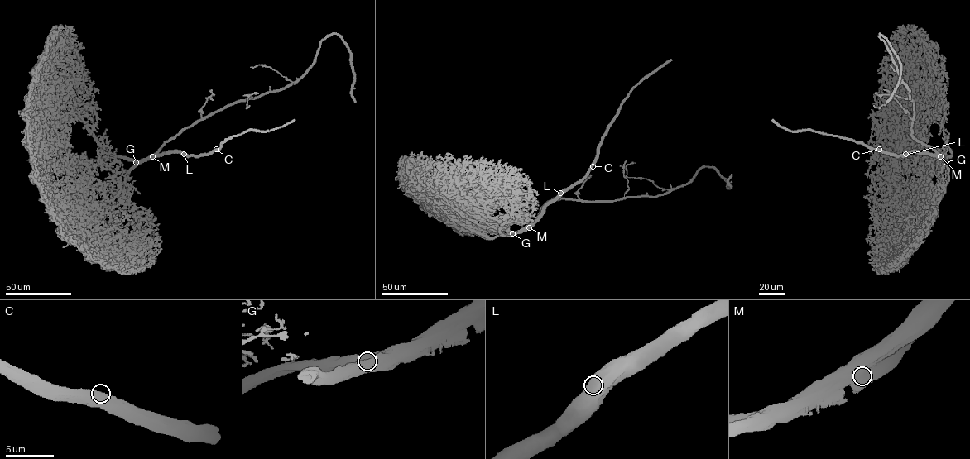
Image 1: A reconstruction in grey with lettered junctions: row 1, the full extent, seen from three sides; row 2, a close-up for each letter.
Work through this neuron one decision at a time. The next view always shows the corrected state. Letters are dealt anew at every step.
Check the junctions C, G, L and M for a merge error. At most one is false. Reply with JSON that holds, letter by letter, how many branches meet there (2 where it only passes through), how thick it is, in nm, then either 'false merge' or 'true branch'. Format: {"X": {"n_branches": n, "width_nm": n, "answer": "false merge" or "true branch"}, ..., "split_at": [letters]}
{"C": {"n_branches": 1, "width_nm": 1050, "answer": "true branch"}, "G": {"n_branches": 1, "width_nm": 1100, "answer": "true branch"}, "L": {"n_branches": 1, "width_nm": 950, "answer": "true branch"}, "M": {"n_branches": 1, "width_nm": 1050, "answer": "false merge"}, "split_at": ["M"]}

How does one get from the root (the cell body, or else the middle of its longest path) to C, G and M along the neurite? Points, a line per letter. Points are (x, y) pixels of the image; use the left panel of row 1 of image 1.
C: (187, 127), (168, 140), (157, 154), (207, 155), (216, 149)
G: (187, 127), (151, 156), (136, 162)
M: (187, 127), (168, 140), (151, 156)

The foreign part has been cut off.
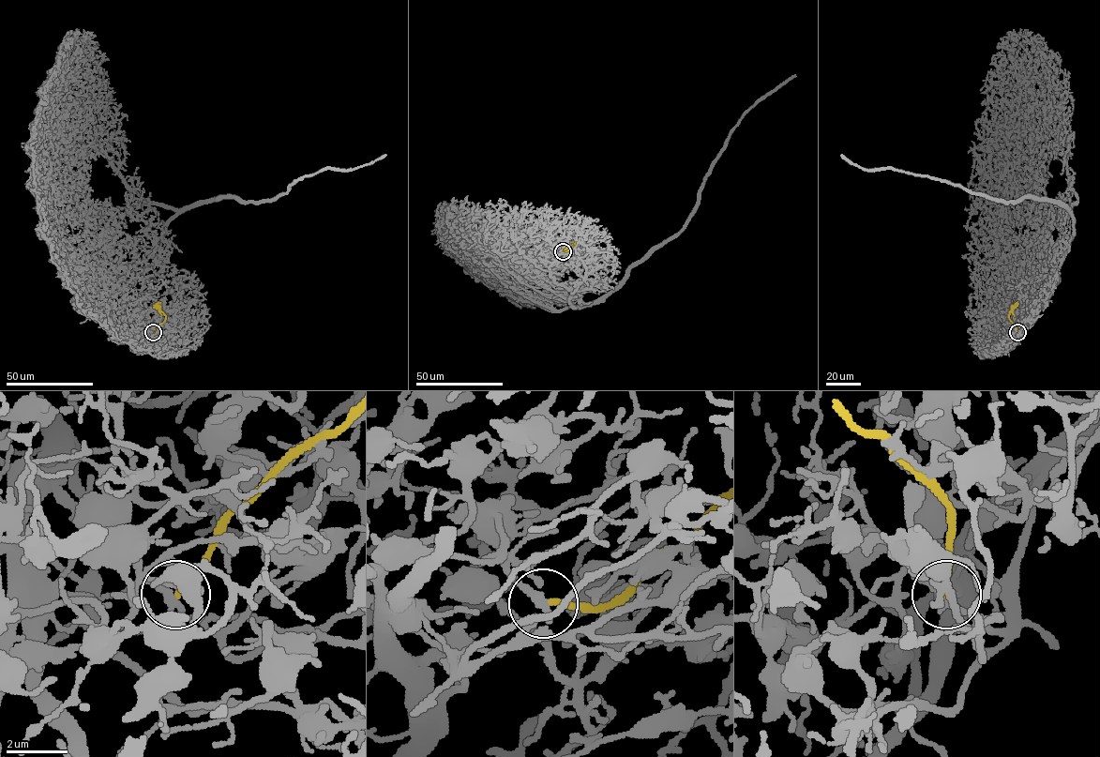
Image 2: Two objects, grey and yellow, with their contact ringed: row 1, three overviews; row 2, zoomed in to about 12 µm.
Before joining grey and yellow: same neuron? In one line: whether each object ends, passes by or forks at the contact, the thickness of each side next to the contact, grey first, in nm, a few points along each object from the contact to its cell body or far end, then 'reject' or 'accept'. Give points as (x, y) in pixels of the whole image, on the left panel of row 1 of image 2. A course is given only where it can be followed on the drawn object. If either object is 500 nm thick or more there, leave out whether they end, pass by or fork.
grey passes by | yellow ends | 240/190 nm | grey via (153, 333), (140, 295), (160, 267), (173, 219), (211, 200), (271, 201), (298, 178), (386, 155) | yellow via (153, 332), (165, 320), (165, 315), (156, 306), (160, 304) | reject

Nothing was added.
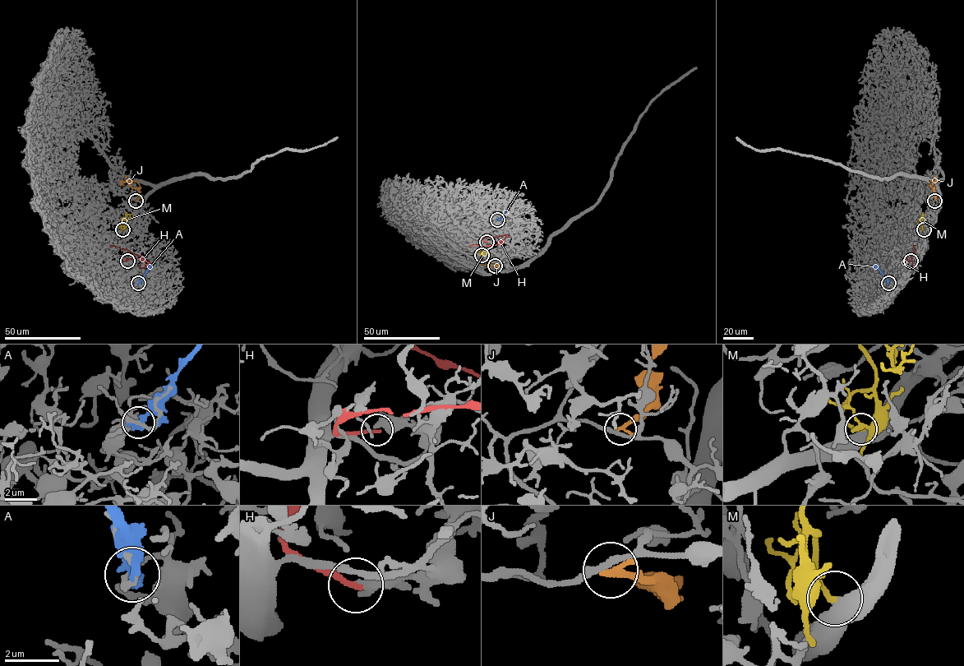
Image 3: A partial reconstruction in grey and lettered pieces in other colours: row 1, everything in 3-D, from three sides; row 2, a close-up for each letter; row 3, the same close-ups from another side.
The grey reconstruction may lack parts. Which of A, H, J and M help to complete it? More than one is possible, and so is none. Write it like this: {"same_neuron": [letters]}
{"same_neuron": ["M"]}

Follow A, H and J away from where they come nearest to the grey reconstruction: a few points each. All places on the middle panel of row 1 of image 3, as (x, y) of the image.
A: (496, 219), (510, 204)
H: (486, 242), (483, 239), (489, 236), (507, 235), (499, 242), (501, 242), (494, 245), (469, 246)
J: (495, 265), (483, 265), (482, 259)

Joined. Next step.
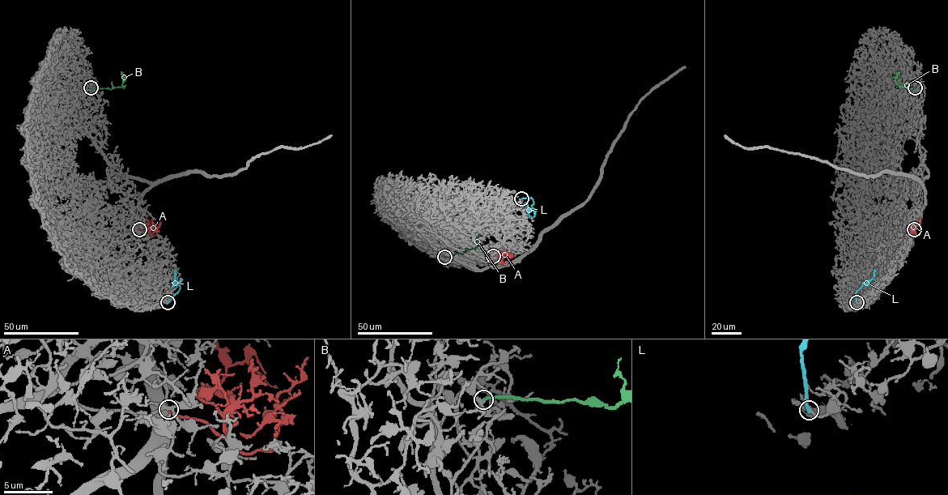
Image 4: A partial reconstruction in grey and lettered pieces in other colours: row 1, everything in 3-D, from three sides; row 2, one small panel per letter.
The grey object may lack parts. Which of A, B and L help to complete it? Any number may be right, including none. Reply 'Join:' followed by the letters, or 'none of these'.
Join: A

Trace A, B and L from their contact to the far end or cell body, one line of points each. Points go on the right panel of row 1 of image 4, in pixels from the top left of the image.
A: (914, 229), (913, 232), (920, 222), (920, 226)
B: (915, 87), (899, 86), (894, 80), (897, 73), (899, 74)
L: (856, 303), (856, 292), (863, 283), (868, 283), (875, 269)

